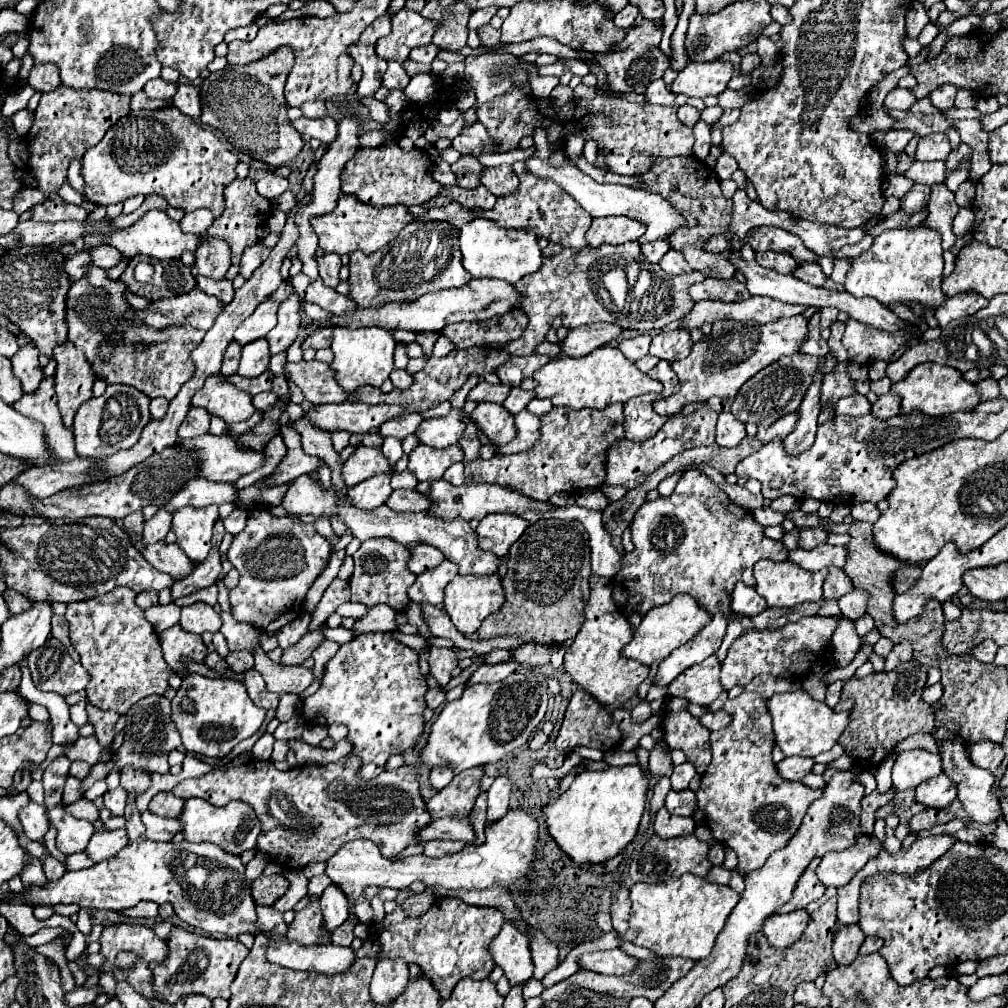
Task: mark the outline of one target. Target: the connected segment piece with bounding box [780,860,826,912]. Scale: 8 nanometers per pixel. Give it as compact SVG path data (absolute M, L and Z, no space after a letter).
M814 860L806 870L804 876L800 878L800 884L796 884L796 892L792 896L792 900L788 904L784 904L784 908L780 908L780 912L792 912L792 910L802 910L806 908L810 902L818 900L824 896L826 888L824 884L820 884L818 876L816 876L816 868L818 868L820 860Z

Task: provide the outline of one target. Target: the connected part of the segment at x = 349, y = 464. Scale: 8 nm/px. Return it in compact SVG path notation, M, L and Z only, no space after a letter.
M358 446L354 454L344 462L342 466L342 480L348 488L360 484L362 480L368 480L376 474L388 472L390 464L384 460L384 454L378 448L368 448L368 446Z

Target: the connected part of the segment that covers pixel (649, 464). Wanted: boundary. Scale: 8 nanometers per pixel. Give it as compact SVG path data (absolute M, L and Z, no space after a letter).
M704 408L698 410L690 416L672 416L658 432L656 436L644 440L644 442L632 442L632 440L616 440L608 450L606 450L606 486L624 486L626 490L632 490L640 486L656 468L666 464L672 456L696 448L696 446L712 446L716 442L716 420L718 414Z

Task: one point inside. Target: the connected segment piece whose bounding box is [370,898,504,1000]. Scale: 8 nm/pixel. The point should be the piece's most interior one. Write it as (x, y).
(449, 942)

